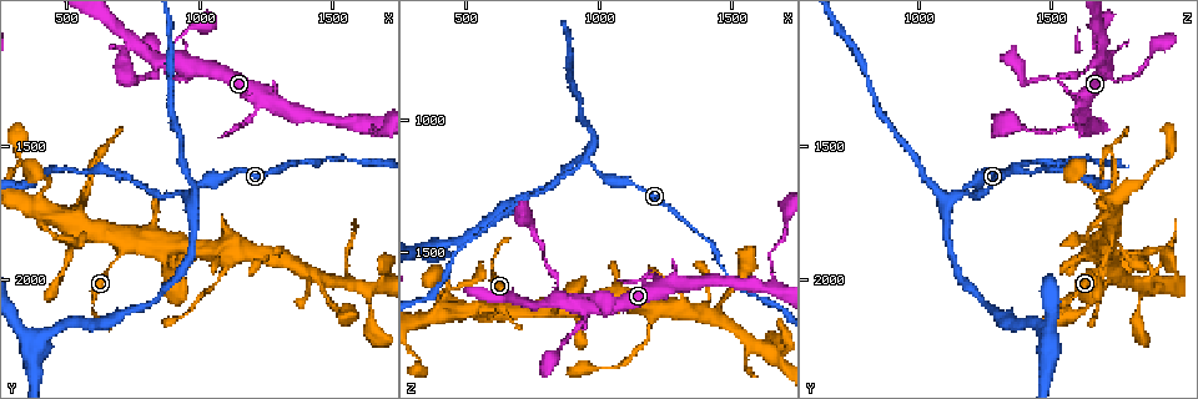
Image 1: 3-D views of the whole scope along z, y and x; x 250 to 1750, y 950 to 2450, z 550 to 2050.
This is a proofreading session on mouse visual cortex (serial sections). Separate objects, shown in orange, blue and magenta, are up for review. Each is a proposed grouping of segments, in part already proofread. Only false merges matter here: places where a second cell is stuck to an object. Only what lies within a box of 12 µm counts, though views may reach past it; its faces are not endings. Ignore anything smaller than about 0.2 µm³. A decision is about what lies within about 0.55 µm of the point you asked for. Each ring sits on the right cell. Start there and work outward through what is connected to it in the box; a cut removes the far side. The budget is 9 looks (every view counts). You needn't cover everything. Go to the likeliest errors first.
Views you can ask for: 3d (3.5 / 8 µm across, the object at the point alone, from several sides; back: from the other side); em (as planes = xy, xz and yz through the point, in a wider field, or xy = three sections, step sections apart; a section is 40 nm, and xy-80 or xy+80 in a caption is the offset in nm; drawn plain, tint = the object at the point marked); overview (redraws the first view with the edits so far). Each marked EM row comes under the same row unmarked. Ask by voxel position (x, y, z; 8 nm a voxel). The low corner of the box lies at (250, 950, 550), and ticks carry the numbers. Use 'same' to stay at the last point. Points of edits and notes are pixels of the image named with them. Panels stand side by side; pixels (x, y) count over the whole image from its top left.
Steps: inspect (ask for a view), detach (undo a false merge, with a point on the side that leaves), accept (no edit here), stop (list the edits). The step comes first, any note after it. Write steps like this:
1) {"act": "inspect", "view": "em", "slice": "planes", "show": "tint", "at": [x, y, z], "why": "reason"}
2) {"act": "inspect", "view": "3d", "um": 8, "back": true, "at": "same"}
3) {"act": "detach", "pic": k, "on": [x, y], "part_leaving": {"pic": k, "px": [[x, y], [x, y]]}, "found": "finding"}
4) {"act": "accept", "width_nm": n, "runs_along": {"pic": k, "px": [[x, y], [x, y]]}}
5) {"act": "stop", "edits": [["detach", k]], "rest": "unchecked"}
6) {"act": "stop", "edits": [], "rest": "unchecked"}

{"act": "inspect", "view": "3d", "um": 3.5, "at": [970, 1710, 1120], "why": "a narrow waist"}

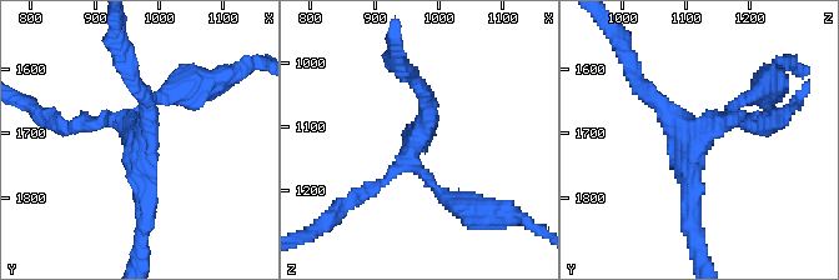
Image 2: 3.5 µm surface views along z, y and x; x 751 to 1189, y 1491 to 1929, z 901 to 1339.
{"act": "inspect", "view": "em", "slice": "xy", "step": 5, "show": "tint", "at": [965, 1705, 1115], "arms": 4, "arm_widths_nm": [150, 150, 200, 250], "why": "shape alone is not enough"}

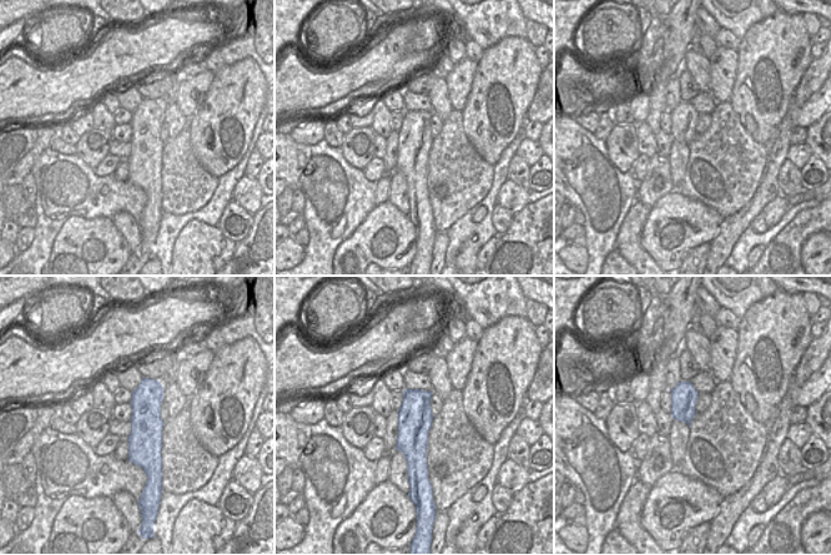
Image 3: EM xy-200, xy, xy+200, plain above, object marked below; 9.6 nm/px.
{"act": "accept", "found": "continuous, no second cell"}

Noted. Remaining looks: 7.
{"act": "inspect", "view": "3d", "um": 3.5, "at": [410, 2200, 1480]}

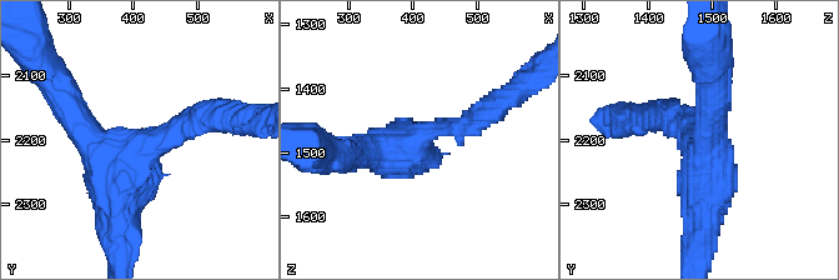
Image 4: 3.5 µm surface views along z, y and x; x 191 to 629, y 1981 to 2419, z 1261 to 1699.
{"act": "inspect", "view": "em", "slice": "xy", "step": 2, "show": "tint", "at": [415, 2210, 1470], "why": "now the EM"}

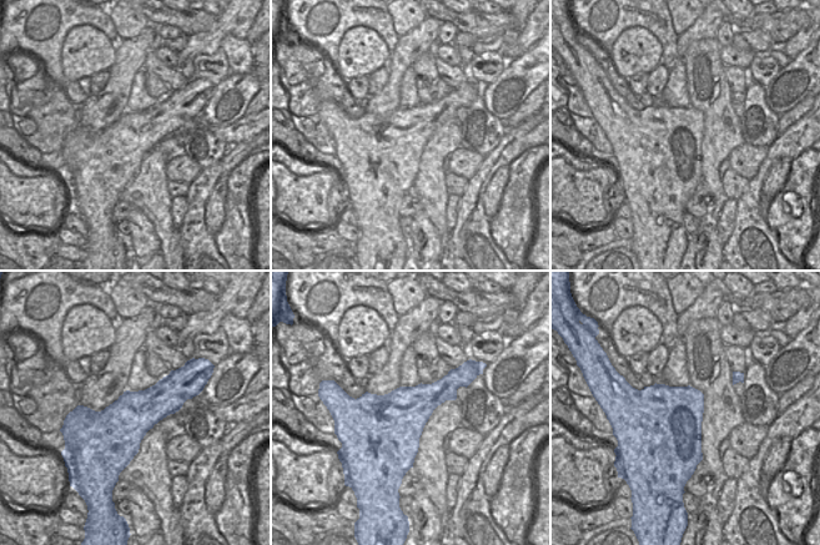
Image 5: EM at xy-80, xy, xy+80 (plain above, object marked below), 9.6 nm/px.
{"act": "accept", "arm_widths_nm": [250, 350, 450], "runs_along": {"pic": 4, "px": [[196, 118], [127, 151], [120, 236]]}, "found": "continuous, no second cell"}

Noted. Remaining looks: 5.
{"act": "inspect", "view": "3d", "um": 3.5, "at": [1650, 1430, 1620], "why": "branch point"}

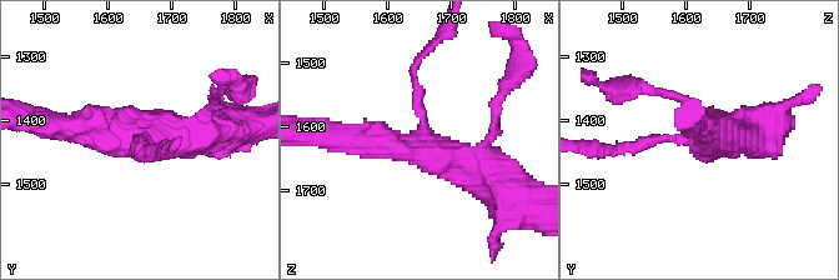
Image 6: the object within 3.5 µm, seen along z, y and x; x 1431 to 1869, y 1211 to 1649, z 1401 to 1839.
{"act": "inspect", "view": "em", "slice": "xy", "step": 5, "show": "tint", "at": "same", "arms": 3, "arm_widths_nm": [150, 350, 450]}

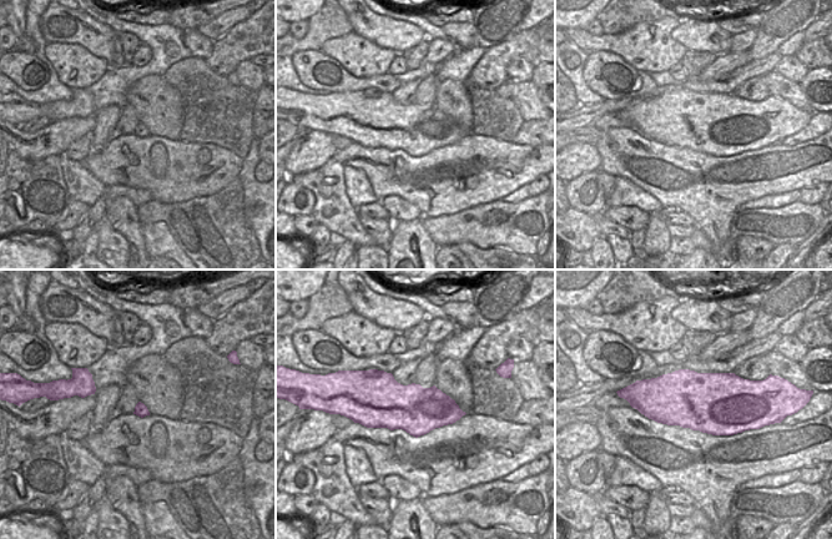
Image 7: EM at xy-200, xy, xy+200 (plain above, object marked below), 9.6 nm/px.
{"act": "inspect", "view": "em", "slice": "planes", "show": "tint", "at": "same", "why": "cut it another way"}

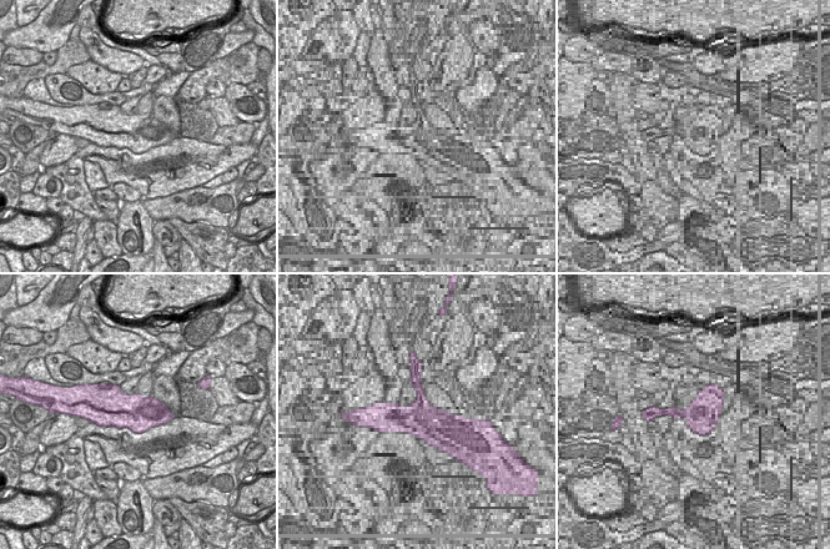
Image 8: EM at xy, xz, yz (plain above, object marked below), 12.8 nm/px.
{"act": "accept", "runs_along": {"pic": 6, "px": [[340, 138], [423, 141], [412, 70]]}, "found": "one cell here"}

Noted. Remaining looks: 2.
{"act": "inspect", "view": "3d", "um": 8, "at": [850, 1190, 1670], "why": "branch point"}

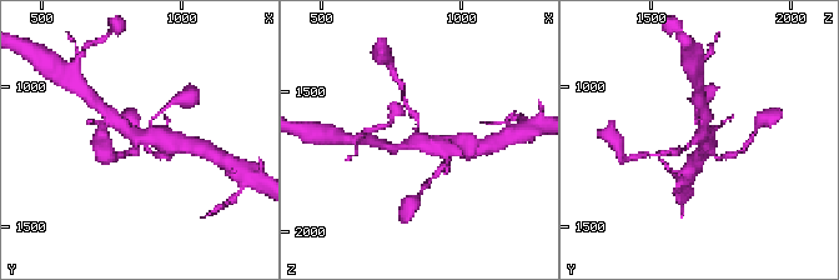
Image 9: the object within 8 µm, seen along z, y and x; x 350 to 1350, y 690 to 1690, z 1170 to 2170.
{"act": "inspect", "view": "em", "slice": "xy", "step": 3, "show": "tint", "at": [860, 1180, 1680]}

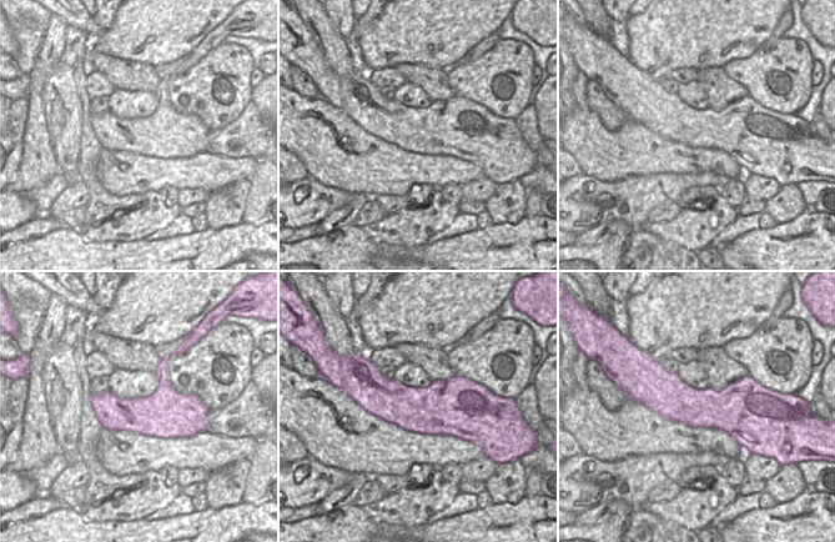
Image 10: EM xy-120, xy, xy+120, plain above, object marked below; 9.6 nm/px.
{"act": "accept", "runs_along": {"pic": 9, "px": [[175, 143], [142, 139], [114, 119]]}, "found": "continuous, no second cell"}

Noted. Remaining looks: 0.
{"act": "stop", "edits": [], "rest": "unchecked"}

